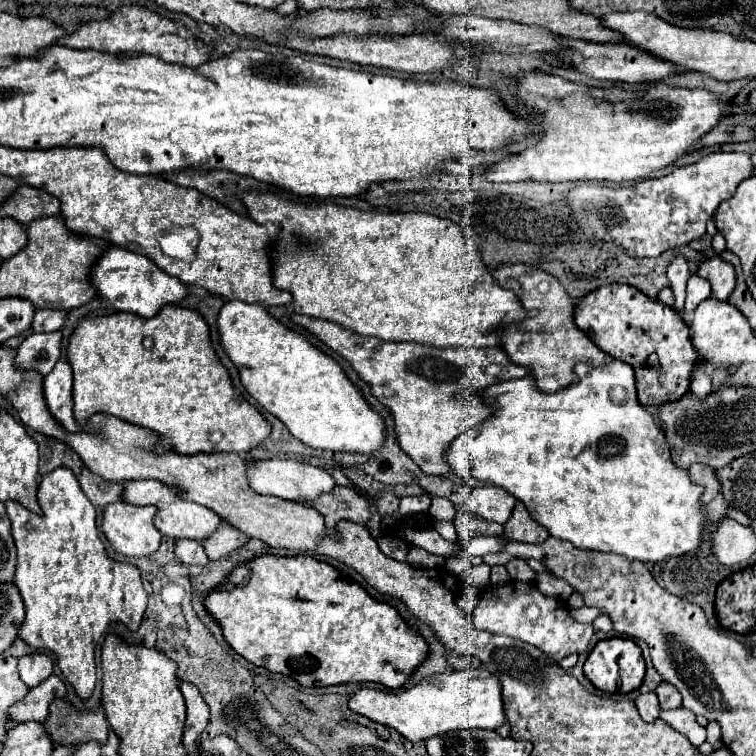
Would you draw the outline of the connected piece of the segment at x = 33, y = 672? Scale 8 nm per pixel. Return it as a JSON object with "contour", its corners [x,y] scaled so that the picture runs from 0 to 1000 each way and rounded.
{"contour":[[[44,864],[25,872],[25,893],[38,911],[57,903],[67,890],[70,890],[70,877],[62,866]]]}

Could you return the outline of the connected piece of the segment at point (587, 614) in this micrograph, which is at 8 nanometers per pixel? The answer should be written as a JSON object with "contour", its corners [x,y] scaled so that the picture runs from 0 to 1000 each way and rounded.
{"contour":[[[776,800],[753,808],[753,813],[755,813],[761,821],[766,821],[766,824],[784,824],[784,819],[787,819],[792,811],[795,811],[792,806],[787,806],[787,803],[776,803]]]}

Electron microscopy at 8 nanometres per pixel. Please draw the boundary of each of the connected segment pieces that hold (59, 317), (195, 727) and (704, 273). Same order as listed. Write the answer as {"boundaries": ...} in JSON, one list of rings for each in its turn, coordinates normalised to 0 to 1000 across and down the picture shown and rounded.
{"boundaries":[[[[49,409],[41,435],[46,440],[65,440],[65,438],[78,438],[86,425],[83,411],[67,411],[67,409]]],[[[239,901],[237,909],[239,909],[239,917],[242,917],[245,930],[247,930],[247,956],[245,956],[242,983],[245,983],[247,988],[253,988],[253,985],[263,978],[266,967],[269,967],[271,959],[274,959],[276,935],[274,935],[274,930],[269,927],[263,911],[261,911],[255,903]]],[[[938,340],[938,343],[933,343],[925,351],[922,364],[930,366],[930,369],[935,369],[940,374],[943,393],[948,393],[954,398],[962,398],[962,393],[972,382],[972,358],[970,358],[970,351],[959,348],[954,340]]]]}

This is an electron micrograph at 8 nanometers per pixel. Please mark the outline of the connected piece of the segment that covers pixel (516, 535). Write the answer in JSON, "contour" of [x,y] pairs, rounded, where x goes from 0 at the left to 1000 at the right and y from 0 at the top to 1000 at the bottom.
{"contour":[[[689,663],[681,665],[681,673],[679,673],[673,689],[668,692],[668,705],[665,708],[673,716],[705,718],[705,721],[718,718],[726,710],[724,700],[702,687],[702,681],[697,679],[697,673],[694,673],[694,668]]]}

